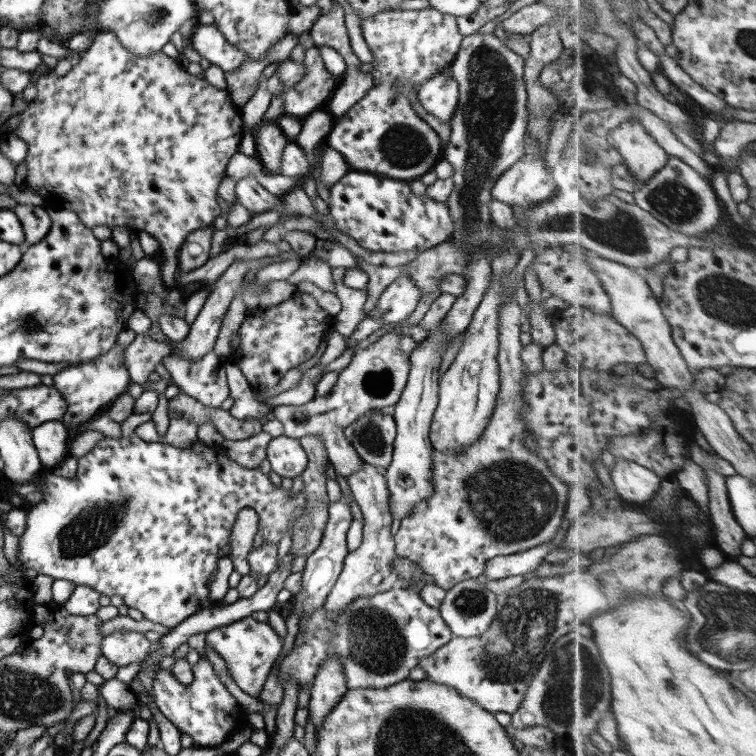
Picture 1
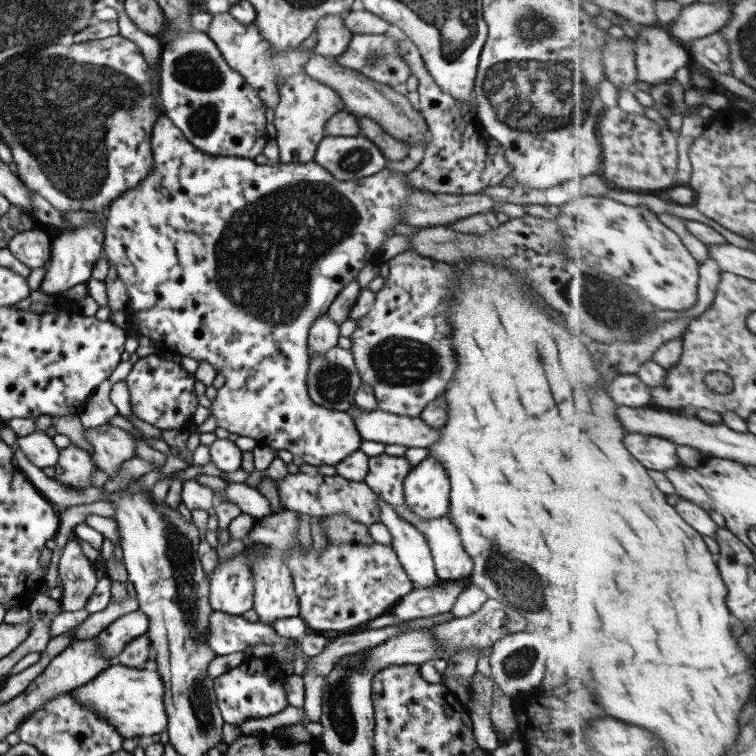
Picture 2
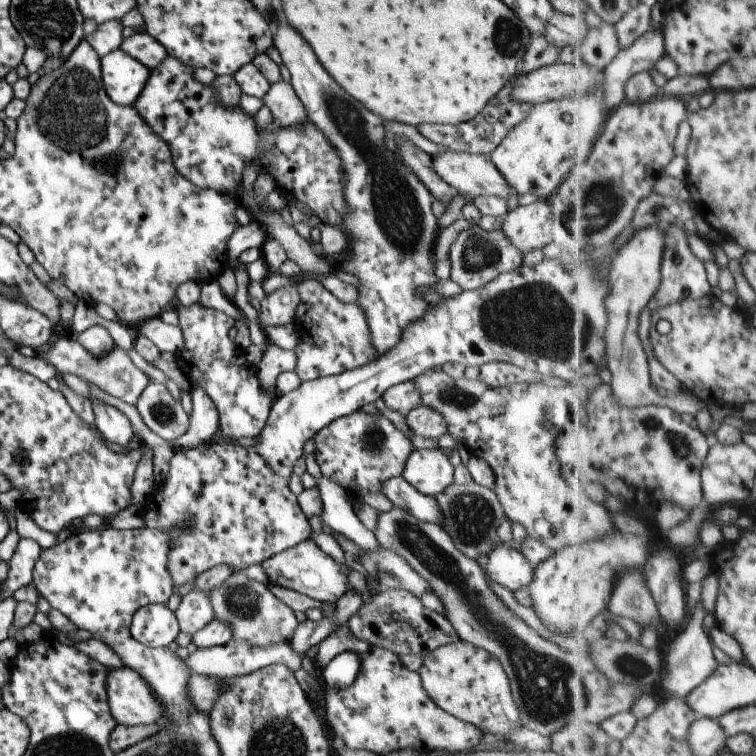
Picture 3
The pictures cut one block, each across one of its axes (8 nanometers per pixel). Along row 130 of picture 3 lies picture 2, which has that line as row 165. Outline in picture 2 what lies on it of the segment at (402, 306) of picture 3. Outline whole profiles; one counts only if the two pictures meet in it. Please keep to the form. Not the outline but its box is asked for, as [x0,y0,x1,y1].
[314,135,386,181]

